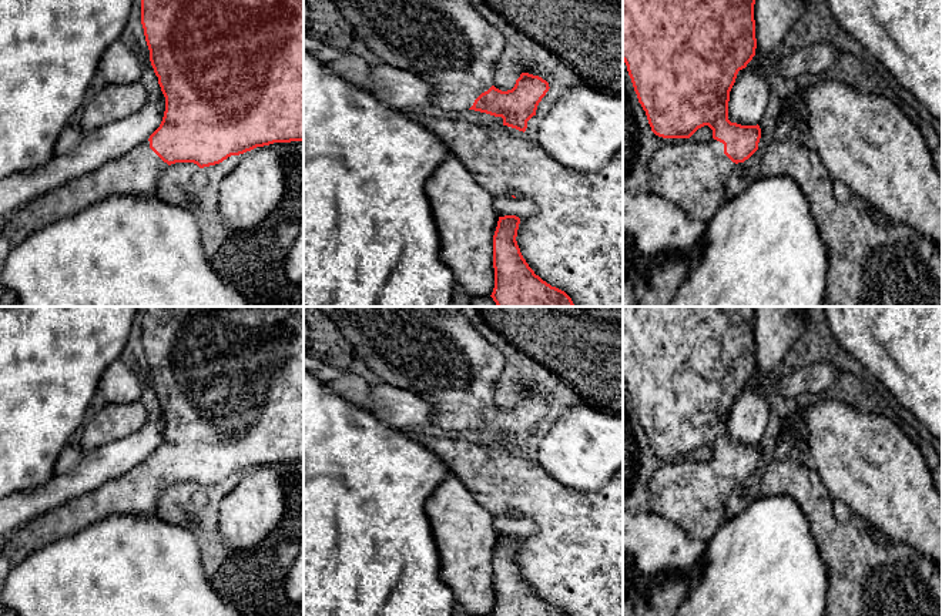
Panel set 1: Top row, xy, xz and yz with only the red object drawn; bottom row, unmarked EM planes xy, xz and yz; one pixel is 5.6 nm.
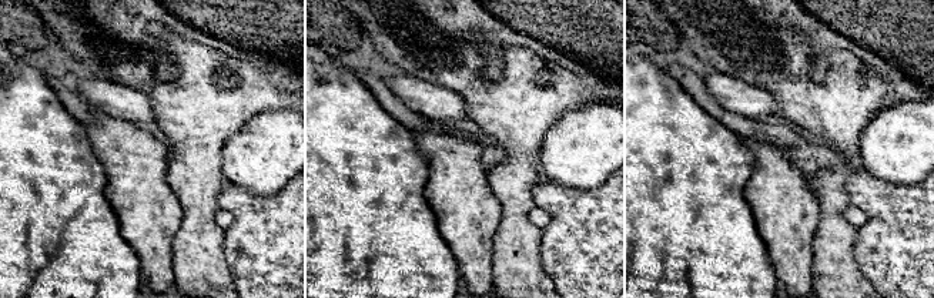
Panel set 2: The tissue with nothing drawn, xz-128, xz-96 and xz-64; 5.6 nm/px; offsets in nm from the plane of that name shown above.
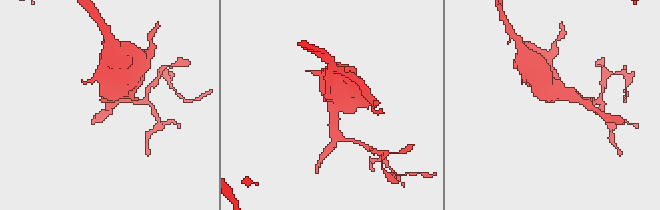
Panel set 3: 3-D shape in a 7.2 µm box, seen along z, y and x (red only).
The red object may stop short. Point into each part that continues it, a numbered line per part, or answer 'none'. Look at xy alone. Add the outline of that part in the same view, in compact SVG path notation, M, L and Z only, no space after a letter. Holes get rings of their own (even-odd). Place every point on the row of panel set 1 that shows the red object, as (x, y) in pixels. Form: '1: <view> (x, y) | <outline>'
1: xy (136, 173) | M150 141L130 150L101 168L84 174L30 202L27 202L9 222L0 228L0 301L6 294L1 284L1 271L13 248L26 241L38 230L67 217L73 217L110 195L154 197L161 173L168 168L151 148Z

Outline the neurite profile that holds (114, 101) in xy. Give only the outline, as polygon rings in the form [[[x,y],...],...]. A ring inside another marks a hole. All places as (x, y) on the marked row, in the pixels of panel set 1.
[[[141,81],[107,84],[97,94],[88,96],[74,124],[83,134],[91,133],[130,117],[147,103],[148,93]]]

